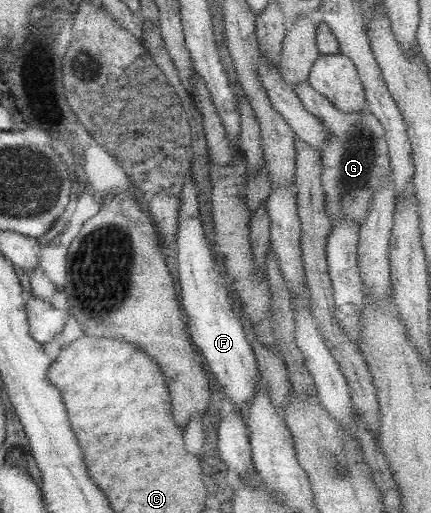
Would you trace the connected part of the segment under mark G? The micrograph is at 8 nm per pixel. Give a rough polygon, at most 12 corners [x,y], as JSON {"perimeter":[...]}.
{"perimeter":[[293,89],[327,132],[320,182],[331,222],[359,225],[390,171],[383,127]]}

